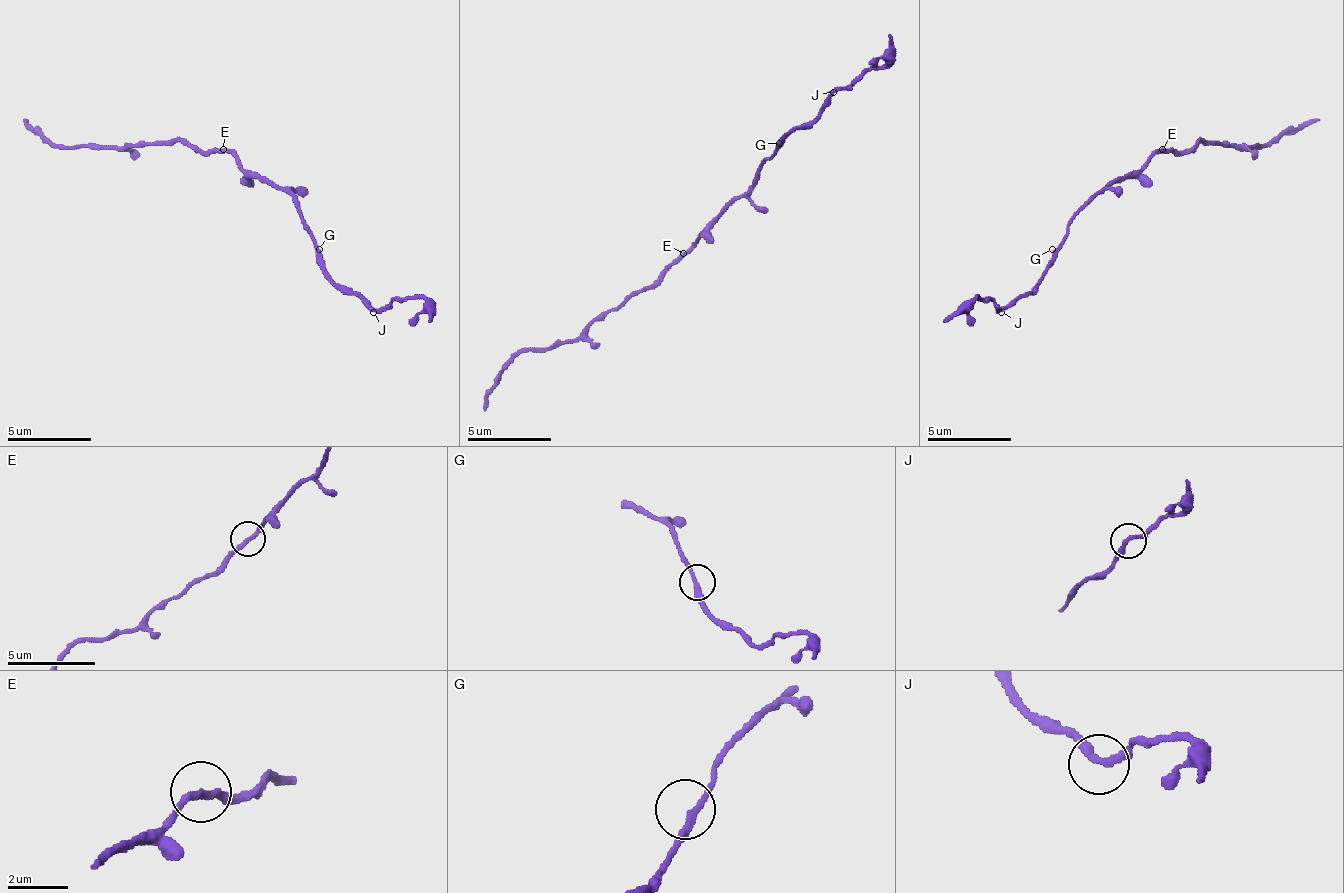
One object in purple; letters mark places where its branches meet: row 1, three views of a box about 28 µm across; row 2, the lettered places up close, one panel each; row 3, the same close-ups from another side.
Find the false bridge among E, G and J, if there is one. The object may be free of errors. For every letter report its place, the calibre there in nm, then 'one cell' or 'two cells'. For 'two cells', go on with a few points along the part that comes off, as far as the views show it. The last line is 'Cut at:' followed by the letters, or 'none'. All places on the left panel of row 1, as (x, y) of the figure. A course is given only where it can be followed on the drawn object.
E: (223, 149) | 240 nm | two cells | (222, 148), (197, 152), (189, 144), (62, 148), (25, 118)
G: (319, 249) | 240 nm | one cell
J: (373, 312) | 240 nm | one cell
Cut at: E

